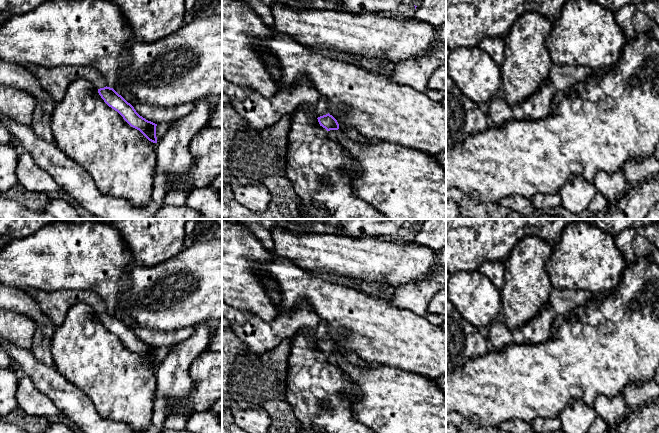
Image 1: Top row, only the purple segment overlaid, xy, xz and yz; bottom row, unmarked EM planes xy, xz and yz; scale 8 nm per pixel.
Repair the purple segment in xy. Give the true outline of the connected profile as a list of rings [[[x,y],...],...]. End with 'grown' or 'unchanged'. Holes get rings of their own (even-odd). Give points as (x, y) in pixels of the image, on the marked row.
[[[29,65],[26,68],[38,79],[42,89],[50,95],[52,104],[62,101],[72,83],[80,79],[90,81],[109,107],[117,111],[131,127],[139,130],[149,141],[157,143],[157,124],[140,116],[121,95],[113,88],[107,87],[102,74],[93,66],[66,65],[45,68]]]; grown

